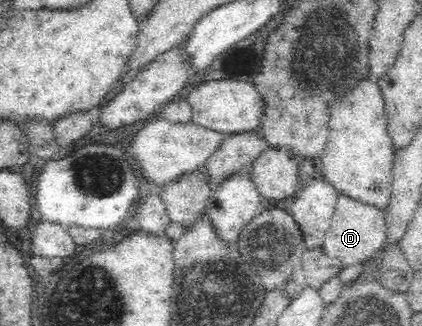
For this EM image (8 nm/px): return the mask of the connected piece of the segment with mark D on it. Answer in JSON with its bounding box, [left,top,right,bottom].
[321,195,388,268]

